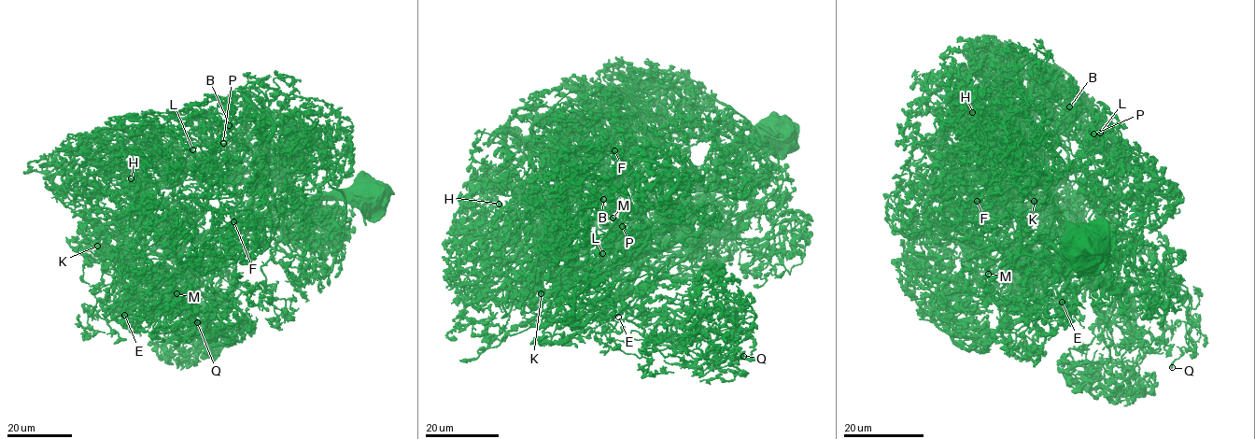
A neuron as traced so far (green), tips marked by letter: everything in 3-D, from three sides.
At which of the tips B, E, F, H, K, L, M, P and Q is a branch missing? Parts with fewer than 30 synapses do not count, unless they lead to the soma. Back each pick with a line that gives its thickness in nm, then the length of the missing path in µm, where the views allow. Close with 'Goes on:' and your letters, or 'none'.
Goes on: none

